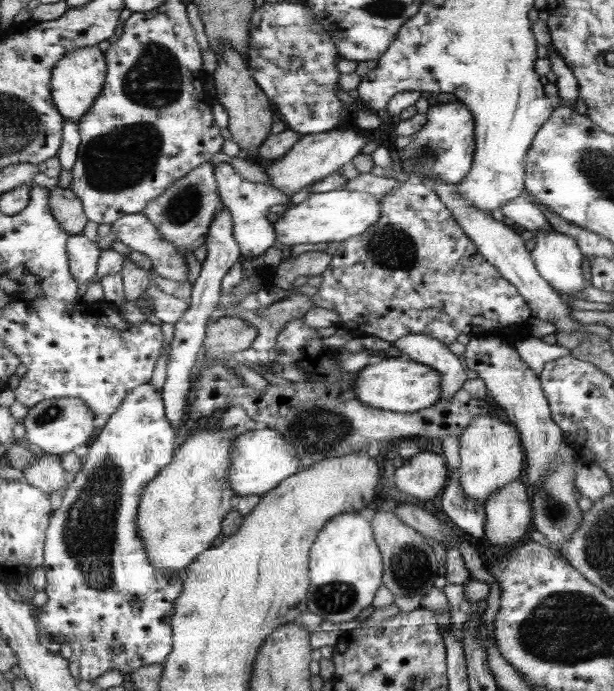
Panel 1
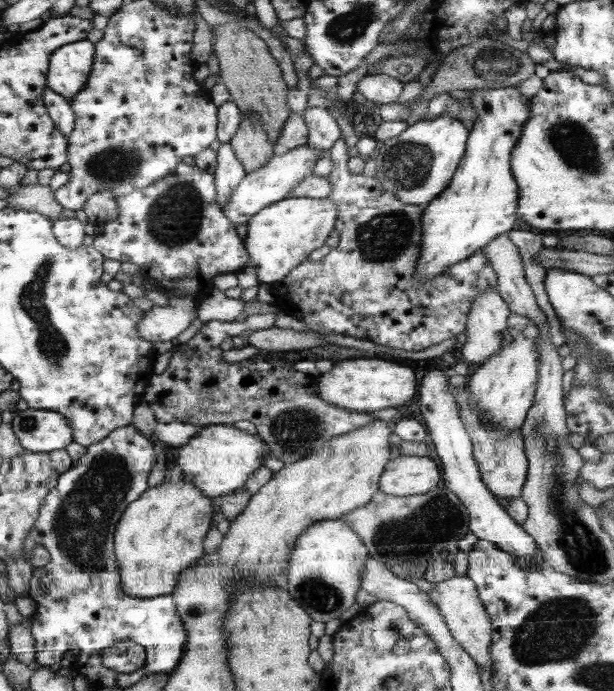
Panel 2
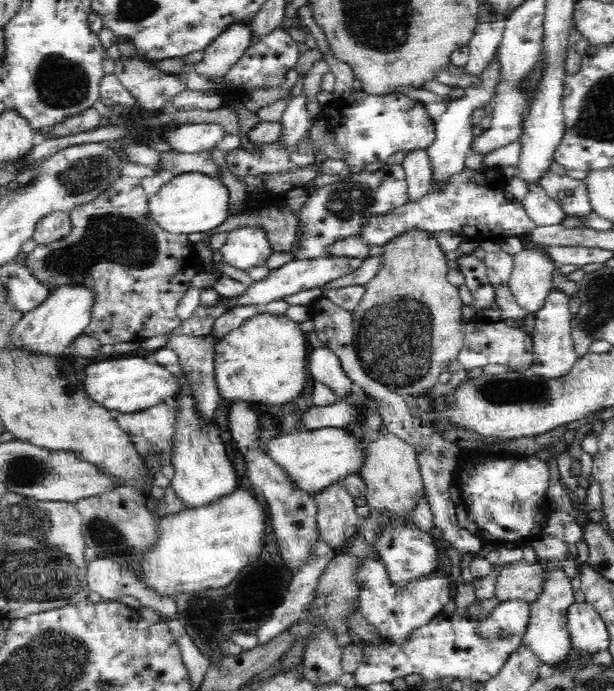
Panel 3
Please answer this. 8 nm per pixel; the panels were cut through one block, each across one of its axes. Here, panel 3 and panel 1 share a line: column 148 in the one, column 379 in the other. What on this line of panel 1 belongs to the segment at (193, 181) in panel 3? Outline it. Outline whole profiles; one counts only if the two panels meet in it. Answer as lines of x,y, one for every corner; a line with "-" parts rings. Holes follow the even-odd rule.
340,189
330,192
310,194
301,204
290,204
280,208
280,219
273,222
276,240
280,248
301,245
303,247
317,247
320,242
342,242
354,236
363,235
374,223
379,222
382,214
380,197
371,193
356,192

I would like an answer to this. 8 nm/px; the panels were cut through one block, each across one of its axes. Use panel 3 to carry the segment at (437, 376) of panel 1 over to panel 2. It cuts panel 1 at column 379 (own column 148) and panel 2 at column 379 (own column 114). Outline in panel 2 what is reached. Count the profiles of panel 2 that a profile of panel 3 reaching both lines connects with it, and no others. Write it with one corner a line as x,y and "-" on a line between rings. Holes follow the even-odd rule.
344,360
336,364
330,372
320,373
317,391
322,400
332,400
332,404
340,404
340,408
352,408
356,412
376,412
410,402
416,394
416,376
412,368
388,360

